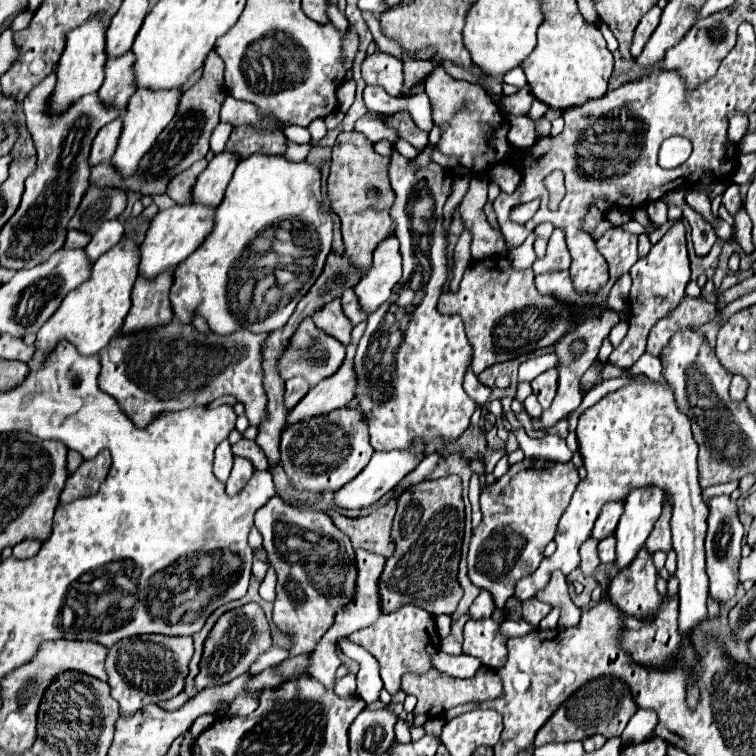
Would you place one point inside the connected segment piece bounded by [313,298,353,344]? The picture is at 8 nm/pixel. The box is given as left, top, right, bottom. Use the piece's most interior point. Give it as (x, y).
(330, 317)

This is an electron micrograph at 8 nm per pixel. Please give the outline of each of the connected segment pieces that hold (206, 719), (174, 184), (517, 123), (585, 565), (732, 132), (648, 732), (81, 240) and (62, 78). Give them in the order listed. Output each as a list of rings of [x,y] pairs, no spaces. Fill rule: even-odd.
[[[213,714],[199,716],[199,718],[195,720],[195,724],[191,726],[191,734],[193,734],[193,738],[197,738],[201,732],[205,732],[205,730],[209,728],[209,724],[213,724],[215,720],[217,720],[217,716],[213,716]]]
[[[197,160],[191,168],[185,172],[177,174],[169,184],[167,184],[167,194],[177,202],[177,204],[187,204],[191,200],[191,186],[195,184],[195,178],[199,176],[201,170],[207,168],[207,160]]]
[[[509,118],[510,129],[507,135],[511,145],[516,148],[529,148],[536,140],[535,123],[533,118]]]
[[[589,538],[589,540],[581,546],[581,564],[579,564],[579,568],[581,568],[581,572],[583,572],[585,576],[593,576],[595,570],[597,570],[597,566],[599,566],[597,540]]]
[[[729,114],[729,130],[727,130],[727,136],[731,142],[739,142],[749,130],[749,120],[745,114]]]
[[[637,710],[627,724],[627,730],[621,734],[623,744],[637,744],[649,740],[653,736],[653,724],[657,722],[657,714],[649,710]]]
[[[69,230],[67,232],[67,240],[63,244],[63,248],[85,248],[85,244],[89,242],[91,238],[85,236],[83,232],[77,232],[77,230]]]
[[[91,20],[81,24],[79,28],[71,30],[67,36],[67,46],[63,56],[57,64],[57,84],[49,98],[49,108],[57,112],[65,112],[71,104],[75,104],[81,96],[97,92],[103,80],[103,66],[105,66],[105,26],[99,20]]]

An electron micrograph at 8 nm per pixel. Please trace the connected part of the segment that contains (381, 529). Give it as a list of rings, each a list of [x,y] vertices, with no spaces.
[[[389,500],[385,506],[363,518],[345,518],[333,510],[327,510],[327,514],[337,520],[337,526],[347,536],[351,536],[355,548],[363,548],[385,558],[393,554],[395,544],[391,540],[391,522],[395,516],[395,500]]]

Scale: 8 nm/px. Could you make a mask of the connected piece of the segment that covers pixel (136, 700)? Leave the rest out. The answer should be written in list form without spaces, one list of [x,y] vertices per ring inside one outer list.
[[[135,636],[115,642],[107,650],[105,670],[109,676],[111,696],[119,702],[119,716],[131,716],[147,704],[167,700],[177,696],[185,686],[185,676],[189,674],[187,664],[193,656],[191,636]]]

